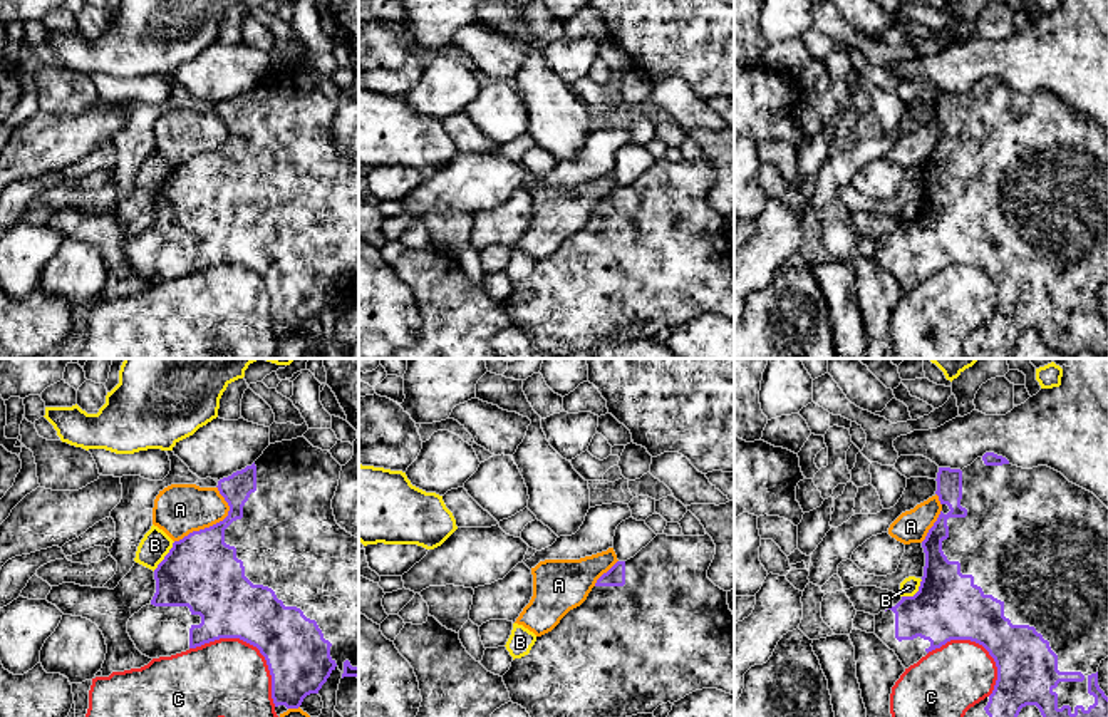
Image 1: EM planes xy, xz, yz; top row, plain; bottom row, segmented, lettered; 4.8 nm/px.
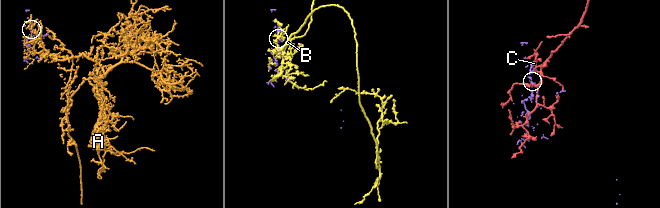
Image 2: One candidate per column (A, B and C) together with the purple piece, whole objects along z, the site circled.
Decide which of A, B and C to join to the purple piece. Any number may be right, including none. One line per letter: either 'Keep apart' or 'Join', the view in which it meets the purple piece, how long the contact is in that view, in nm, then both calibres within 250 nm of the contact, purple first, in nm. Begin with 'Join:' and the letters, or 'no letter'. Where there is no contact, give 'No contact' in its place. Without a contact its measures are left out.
Join: no letter
A: Keep apart. Touches purple in xy. Shared border 340 nm. Thickness 360 nm (purple) against 240 nm
B: Keep apart. Touches purple in xy. Shared border 180 nm. Thickness 360 nm (purple) against 140 nm
C: Keep apart. Touches purple in xy. Shared border 500 nm. Thickness 300 nm (purple) against 380 nm

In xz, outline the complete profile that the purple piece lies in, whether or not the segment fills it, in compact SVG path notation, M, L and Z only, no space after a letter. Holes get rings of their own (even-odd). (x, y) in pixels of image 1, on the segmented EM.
M662 533L634 558L617 561L580 606L570 610L551 632L536 637L528 655L511 662L503 675L510 702L521 705L530 717L632 717L654 714L659 705L702 689L734 695L734 613L727 591L707 578L714 555L716 544L709 534Z

